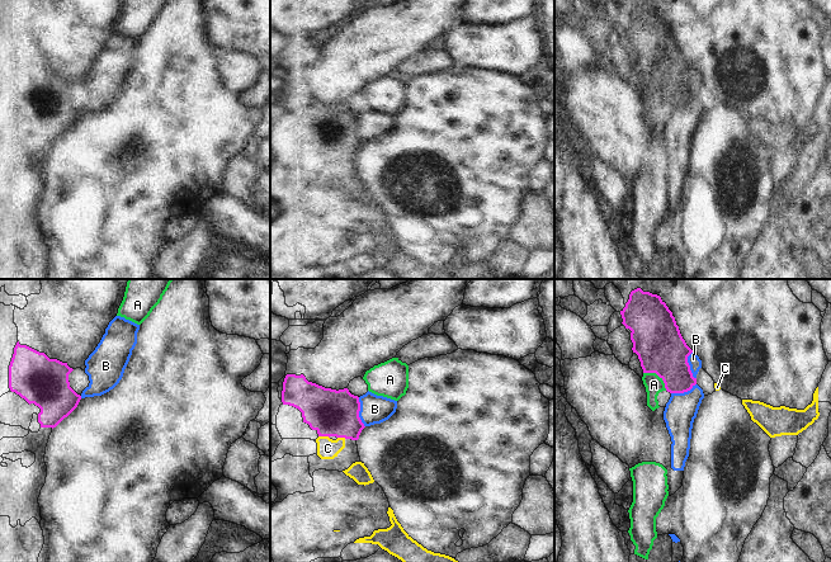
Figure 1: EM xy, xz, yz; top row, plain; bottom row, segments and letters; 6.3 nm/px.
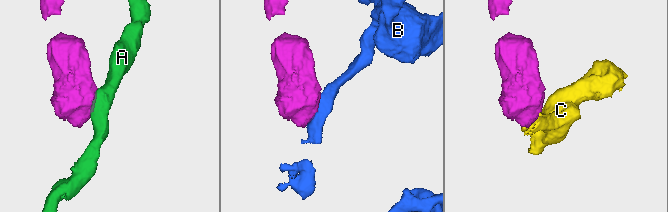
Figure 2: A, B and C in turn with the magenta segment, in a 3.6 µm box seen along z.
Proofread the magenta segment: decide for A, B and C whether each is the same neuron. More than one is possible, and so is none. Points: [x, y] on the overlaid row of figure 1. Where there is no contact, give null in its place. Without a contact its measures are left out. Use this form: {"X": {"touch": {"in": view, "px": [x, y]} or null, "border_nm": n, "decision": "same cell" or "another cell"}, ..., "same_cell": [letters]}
{"A": {"touch": {"in": "yz", "px": [657, 374]}, "border_nm": 190, "decision": "another cell"}, "B": {"touch": {"in": "xz", "px": [358, 412]}, "border_nm": 200, "decision": "another cell"}, "C": {"touch": {"in": "xz", "px": [324, 435]}, "border_nm": 70, "decision": "same cell"}, "same_cell": ["C"]}

